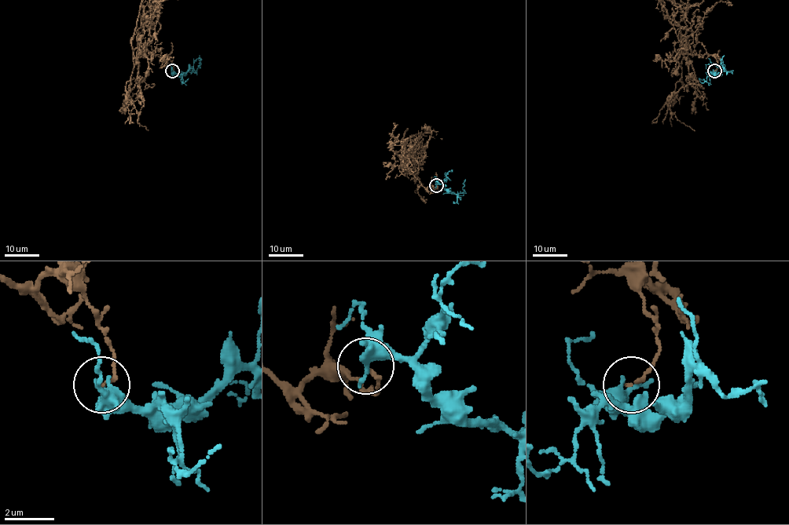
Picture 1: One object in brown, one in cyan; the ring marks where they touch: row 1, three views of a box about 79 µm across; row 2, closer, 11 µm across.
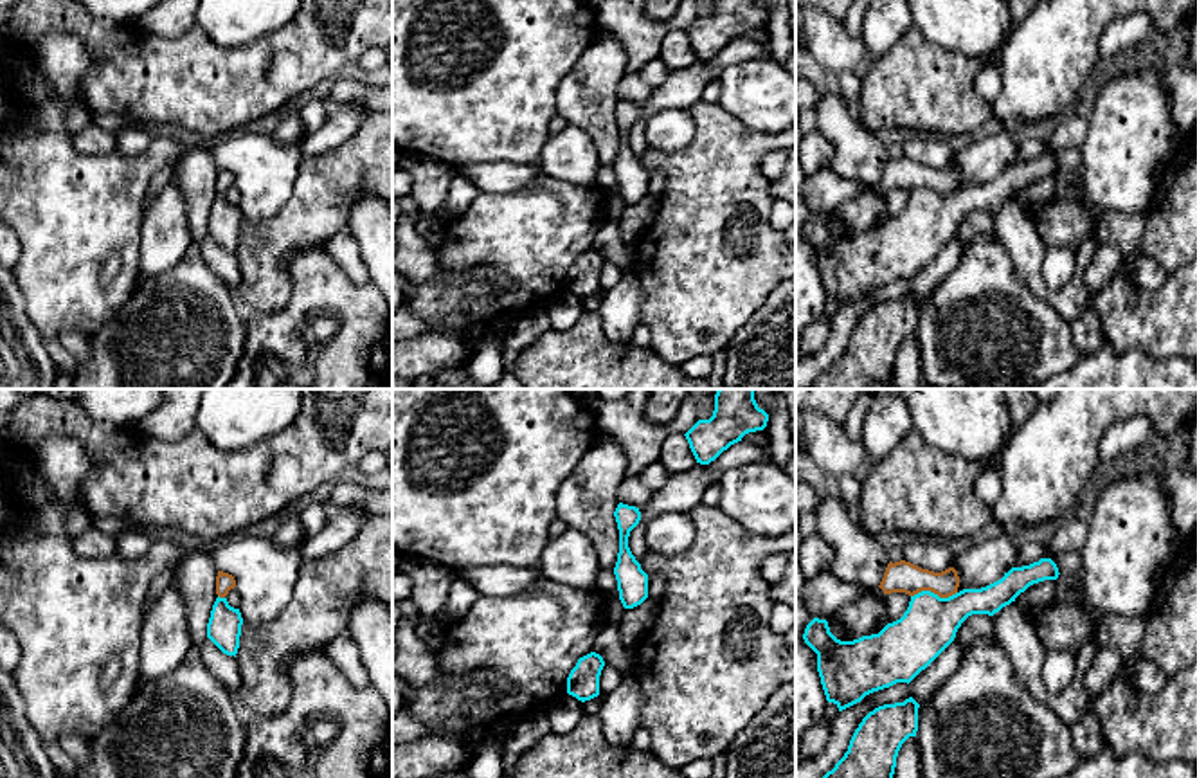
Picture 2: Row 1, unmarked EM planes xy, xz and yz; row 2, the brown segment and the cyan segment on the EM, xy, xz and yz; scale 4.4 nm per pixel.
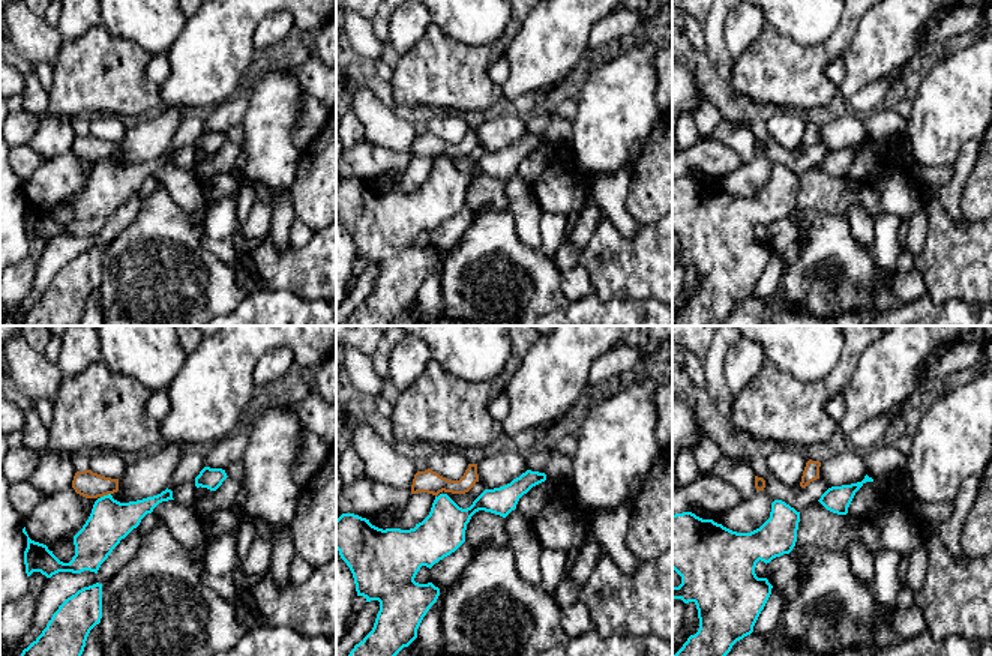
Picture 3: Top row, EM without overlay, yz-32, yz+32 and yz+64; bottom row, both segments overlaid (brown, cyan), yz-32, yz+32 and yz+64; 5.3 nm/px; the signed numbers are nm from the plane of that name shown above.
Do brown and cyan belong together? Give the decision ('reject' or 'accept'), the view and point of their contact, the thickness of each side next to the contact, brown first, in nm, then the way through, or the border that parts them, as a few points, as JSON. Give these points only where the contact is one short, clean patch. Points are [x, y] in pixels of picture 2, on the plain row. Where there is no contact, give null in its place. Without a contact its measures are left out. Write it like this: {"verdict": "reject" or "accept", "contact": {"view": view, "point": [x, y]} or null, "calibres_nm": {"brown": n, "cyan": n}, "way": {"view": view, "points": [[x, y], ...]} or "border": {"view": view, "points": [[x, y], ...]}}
{"verdict": "reject", "contact": {"view": "yz", "point": [933, 188]}, "calibres_nm": {"brown": 140, "cyan": 240}, "border": {"view": "yz", "points": [[956, 188], [947, 193], [918, 188], [911, 193]]}}

